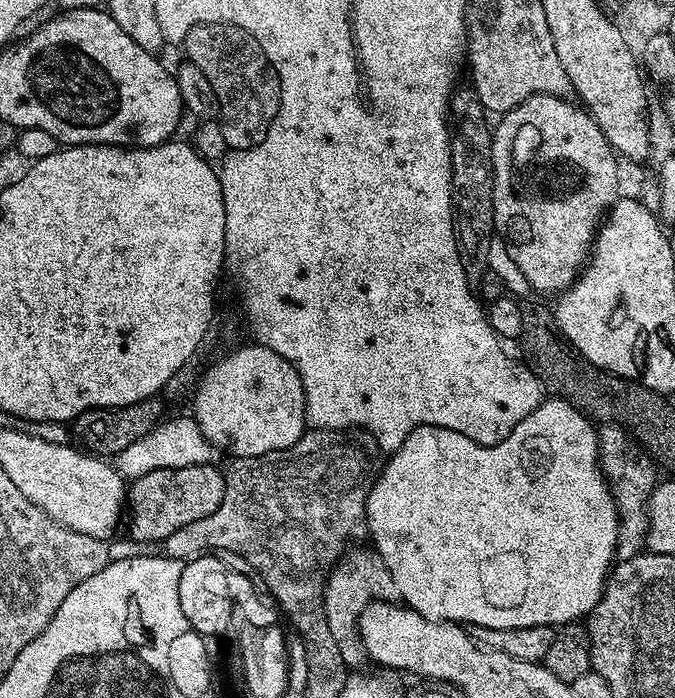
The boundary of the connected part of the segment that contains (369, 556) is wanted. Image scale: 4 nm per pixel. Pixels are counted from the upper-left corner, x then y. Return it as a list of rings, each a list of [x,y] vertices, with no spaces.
[[[352,546],[348,551],[341,556],[337,562],[336,567],[328,574],[328,581],[324,583],[324,609],[326,610],[326,626],[330,626],[330,635],[334,638],[334,642],[338,642],[338,651],[342,654],[342,662],[348,665],[349,669],[356,670],[363,660],[366,660],[366,653],[364,651],[364,643],[360,640],[360,616],[368,608],[368,605],[374,600],[387,600],[389,602],[395,601],[398,597],[398,586],[394,586],[394,578],[390,578],[390,570],[386,570],[386,562],[382,562],[382,558],[371,547],[365,546]]]

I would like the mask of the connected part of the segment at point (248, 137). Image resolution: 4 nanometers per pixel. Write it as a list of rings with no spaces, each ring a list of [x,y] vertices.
[[[195,24],[183,33],[186,60],[202,70],[217,98],[218,121],[229,149],[253,148],[266,138],[280,105],[280,79],[246,30],[233,24]]]

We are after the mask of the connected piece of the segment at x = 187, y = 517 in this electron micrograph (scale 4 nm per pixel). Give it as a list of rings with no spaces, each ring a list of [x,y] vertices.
[[[209,462],[165,466],[131,481],[126,492],[126,528],[128,524],[129,534],[140,544],[159,545],[181,526],[198,522],[198,518],[206,518],[206,514],[214,514],[224,493],[224,473],[214,465]]]

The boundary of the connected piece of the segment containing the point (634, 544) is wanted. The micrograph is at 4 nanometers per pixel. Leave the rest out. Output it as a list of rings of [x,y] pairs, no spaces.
[[[601,424],[596,433],[600,468],[612,489],[620,519],[618,542],[615,544],[617,561],[629,560],[645,551],[648,540],[648,503],[650,494],[658,483],[658,475],[656,476],[655,472],[657,469],[653,461],[643,451],[640,453],[632,449],[627,435],[629,436],[629,433],[619,424]]]

